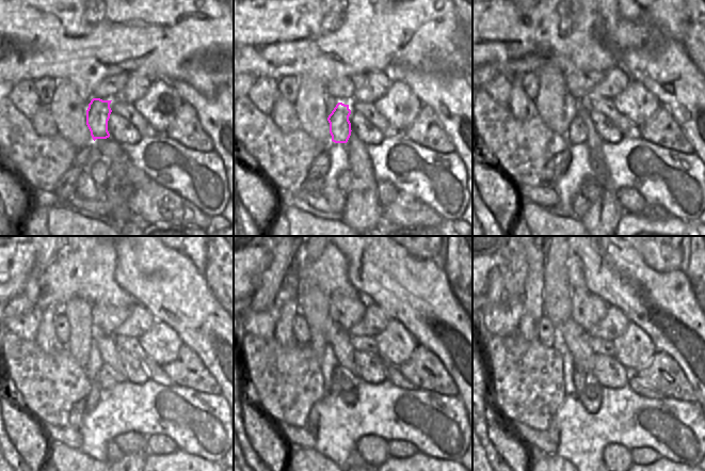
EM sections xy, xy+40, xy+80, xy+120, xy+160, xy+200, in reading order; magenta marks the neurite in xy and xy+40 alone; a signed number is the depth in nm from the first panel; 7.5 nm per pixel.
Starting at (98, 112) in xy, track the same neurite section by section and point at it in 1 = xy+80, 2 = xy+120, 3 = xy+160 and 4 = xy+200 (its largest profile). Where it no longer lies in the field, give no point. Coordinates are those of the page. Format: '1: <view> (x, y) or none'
1: xy+80 (577, 132)
2: xy+120 (103, 376)
3: xy+160 (349, 394)
4: xy+200 (590, 397)

